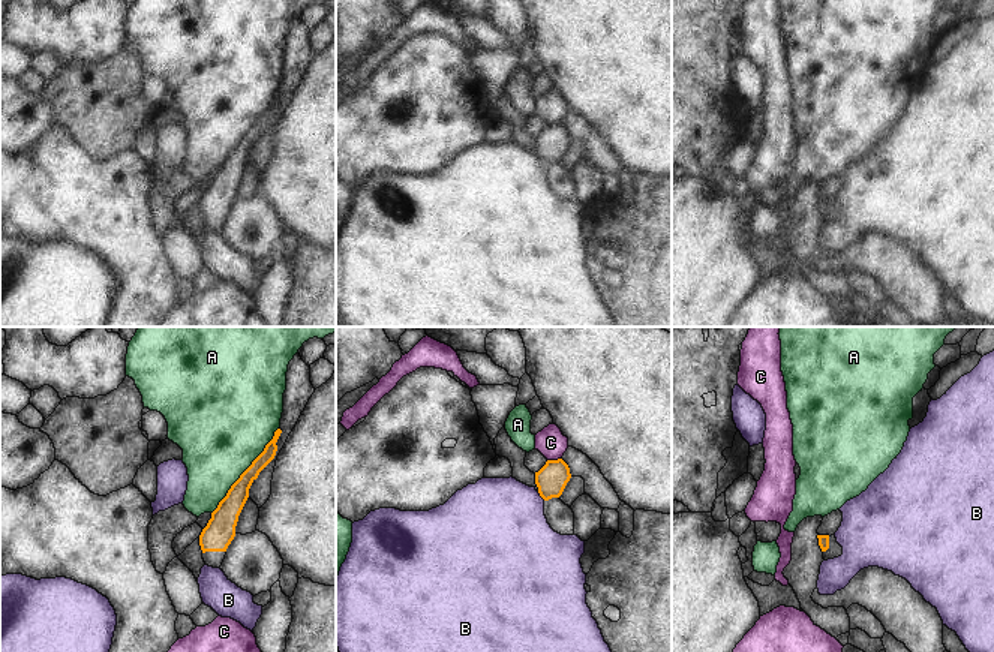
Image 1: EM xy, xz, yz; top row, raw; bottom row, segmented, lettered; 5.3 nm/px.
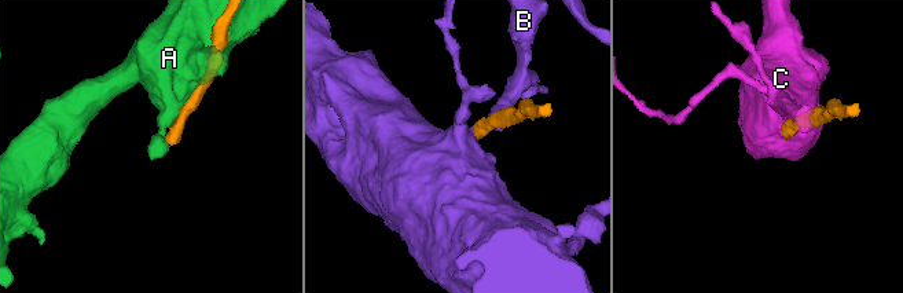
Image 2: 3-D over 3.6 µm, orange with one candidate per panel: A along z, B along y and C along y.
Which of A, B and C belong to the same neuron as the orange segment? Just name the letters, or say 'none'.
none

